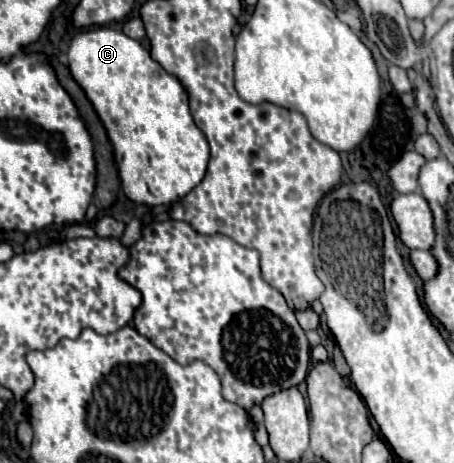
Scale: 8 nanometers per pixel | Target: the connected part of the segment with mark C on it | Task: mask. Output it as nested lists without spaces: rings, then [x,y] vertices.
[[[91,28],[79,32],[71,40],[67,58],[73,78],[85,90],[109,134],[109,140],[115,150],[115,164],[119,168],[121,184],[129,200],[147,206],[173,204],[203,180],[209,164],[209,144],[191,118],[189,94],[173,74],[167,74],[151,58],[149,50],[141,42],[129,38],[121,30]]]

